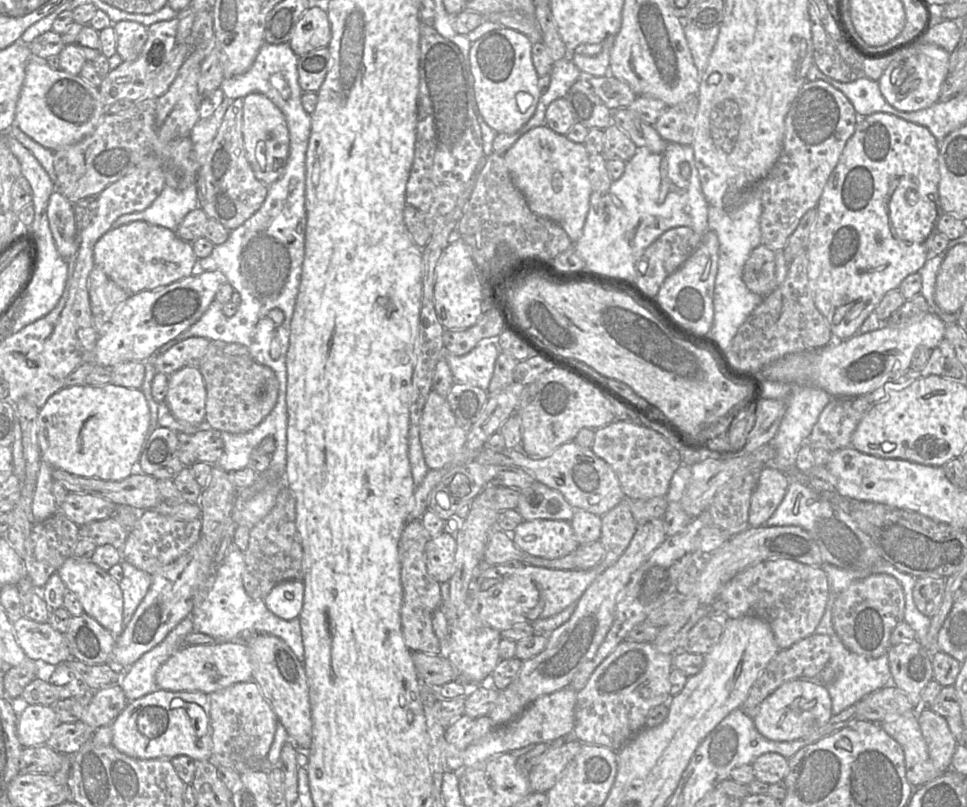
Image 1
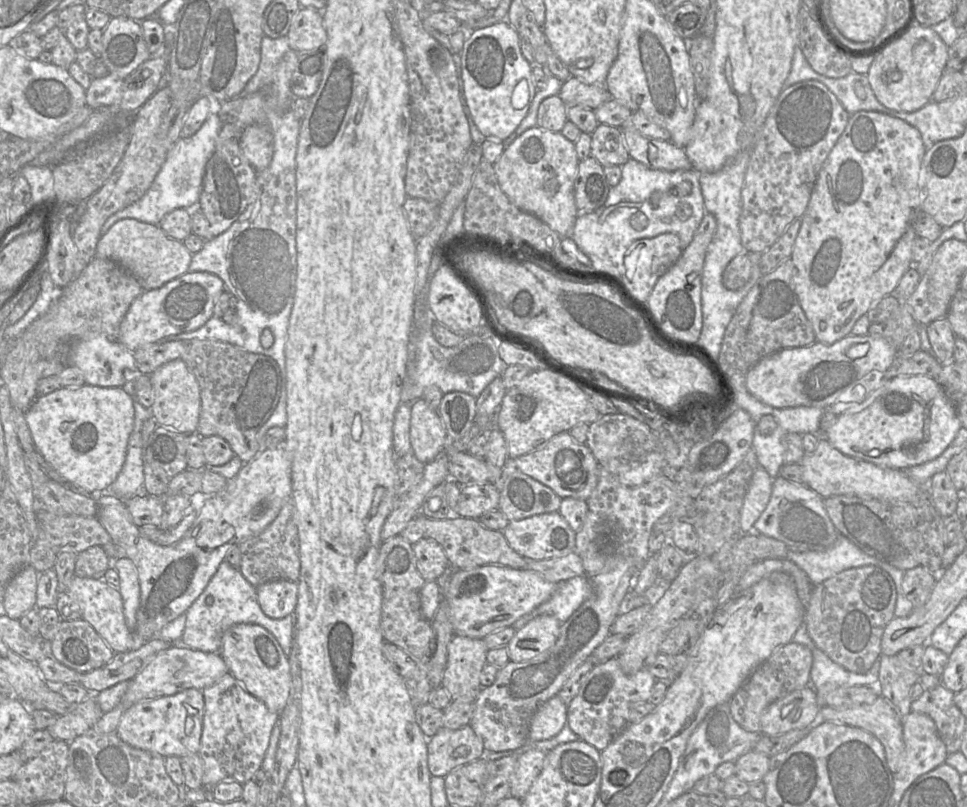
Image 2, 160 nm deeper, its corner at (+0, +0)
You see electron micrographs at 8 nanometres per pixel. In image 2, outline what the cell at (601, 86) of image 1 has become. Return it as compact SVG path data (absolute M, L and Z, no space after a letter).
M574 76L563 82L558 96L567 106L583 106L592 110L612 99L604 85L586 84Z

